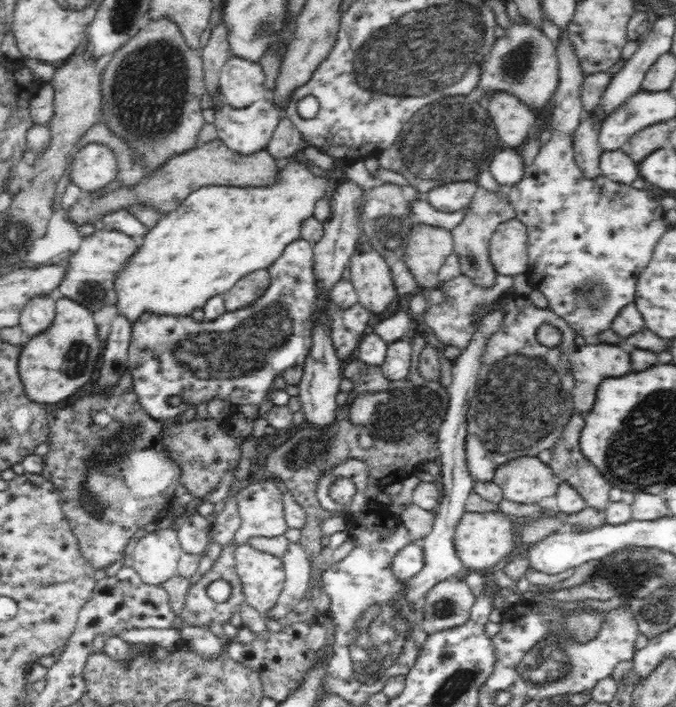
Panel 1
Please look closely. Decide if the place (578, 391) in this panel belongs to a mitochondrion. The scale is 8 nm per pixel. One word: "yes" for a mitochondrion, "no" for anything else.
yes

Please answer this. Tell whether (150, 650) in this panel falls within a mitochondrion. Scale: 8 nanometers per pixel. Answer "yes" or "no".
no

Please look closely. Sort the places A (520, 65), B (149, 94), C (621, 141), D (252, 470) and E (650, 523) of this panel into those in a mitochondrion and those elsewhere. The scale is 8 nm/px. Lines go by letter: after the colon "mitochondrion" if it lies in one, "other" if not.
A: mitochondrion
B: mitochondrion
C: other
D: other
E: other

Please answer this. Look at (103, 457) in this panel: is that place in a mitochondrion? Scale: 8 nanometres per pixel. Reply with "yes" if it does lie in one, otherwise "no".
yes

